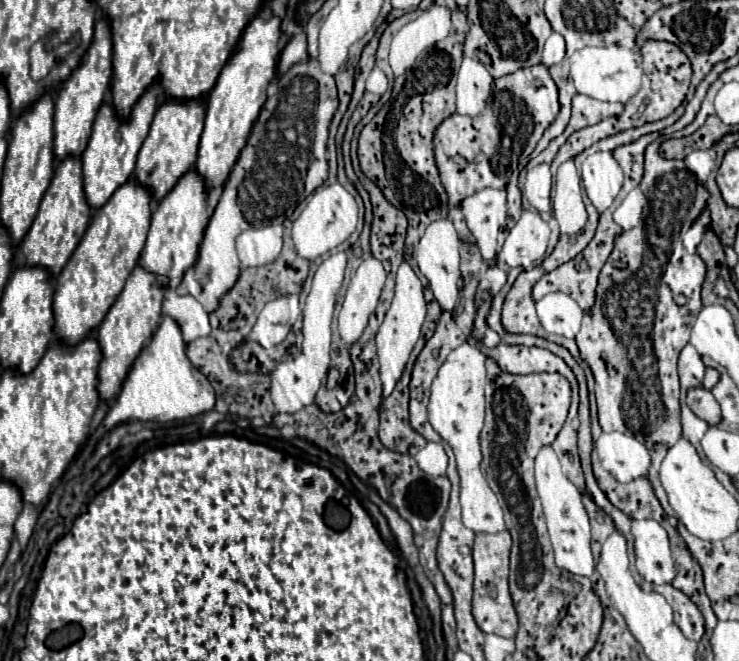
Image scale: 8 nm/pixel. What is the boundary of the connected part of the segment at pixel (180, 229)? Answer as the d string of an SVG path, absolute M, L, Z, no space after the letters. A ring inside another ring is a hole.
M196 170L186 172L174 190L154 208L150 232L146 246L140 254L140 266L146 268L152 274L168 276L168 278L182 278L188 268L192 268L198 260L198 248L204 236L204 228L208 224L206 214L206 200L208 194L204 190L204 184L200 182L200 176Z

